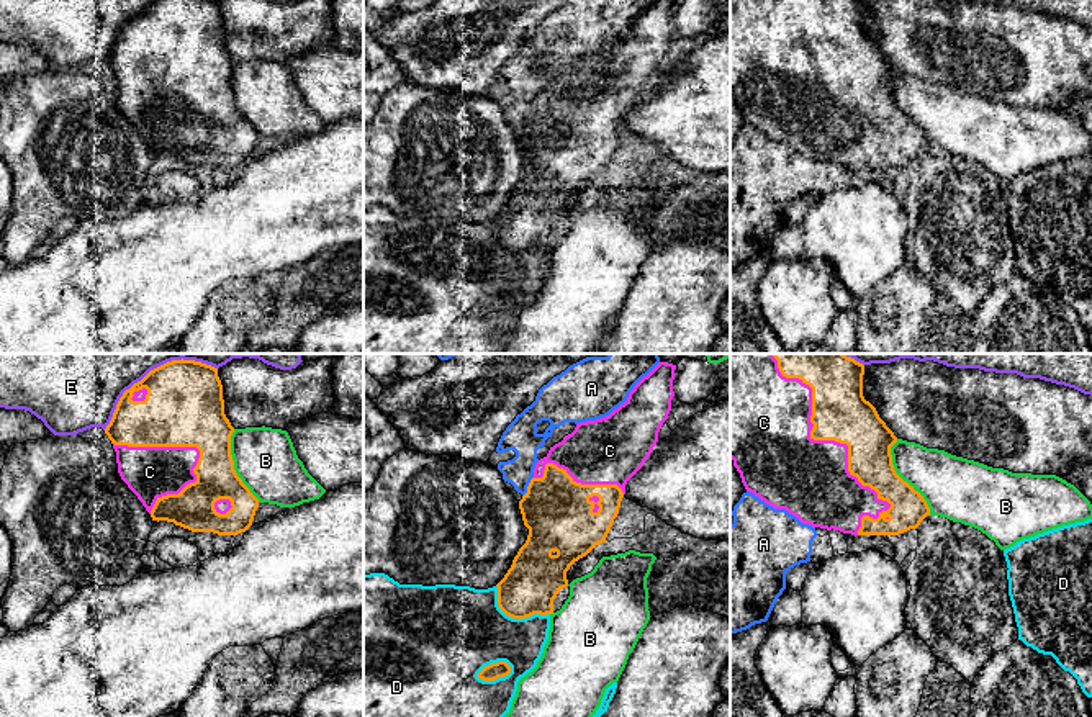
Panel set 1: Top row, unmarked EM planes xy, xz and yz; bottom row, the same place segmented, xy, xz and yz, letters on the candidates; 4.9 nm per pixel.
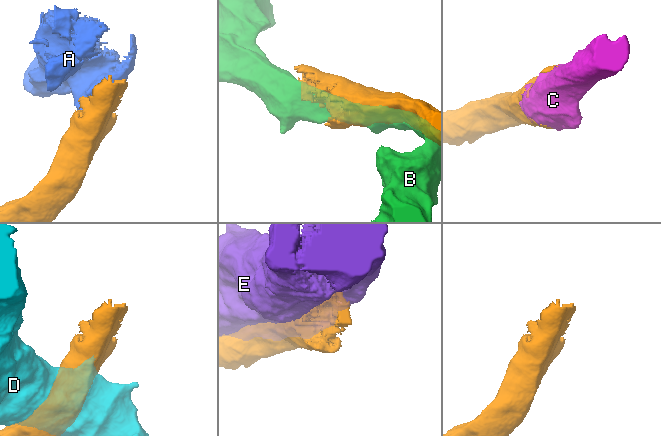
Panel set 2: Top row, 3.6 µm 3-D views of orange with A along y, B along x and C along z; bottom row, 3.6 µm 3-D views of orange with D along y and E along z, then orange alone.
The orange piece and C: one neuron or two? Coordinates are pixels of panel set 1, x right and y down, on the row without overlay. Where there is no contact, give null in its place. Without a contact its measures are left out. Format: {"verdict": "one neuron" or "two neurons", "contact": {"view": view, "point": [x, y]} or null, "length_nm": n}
{"verdict": "one neuron", "contact": {"view": "yz", "point": [843, 76]}, "length_nm": 900}

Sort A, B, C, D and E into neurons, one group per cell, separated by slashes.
A / B / C / D / E

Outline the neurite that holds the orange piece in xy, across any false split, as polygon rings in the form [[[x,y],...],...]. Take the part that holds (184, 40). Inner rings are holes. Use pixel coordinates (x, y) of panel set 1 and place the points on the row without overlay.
[[[157,0],[120,31],[105,67],[116,85],[118,106],[152,154],[167,154],[192,165],[237,169],[254,154],[259,133],[234,103],[231,69],[224,47],[223,18],[214,0]]]

